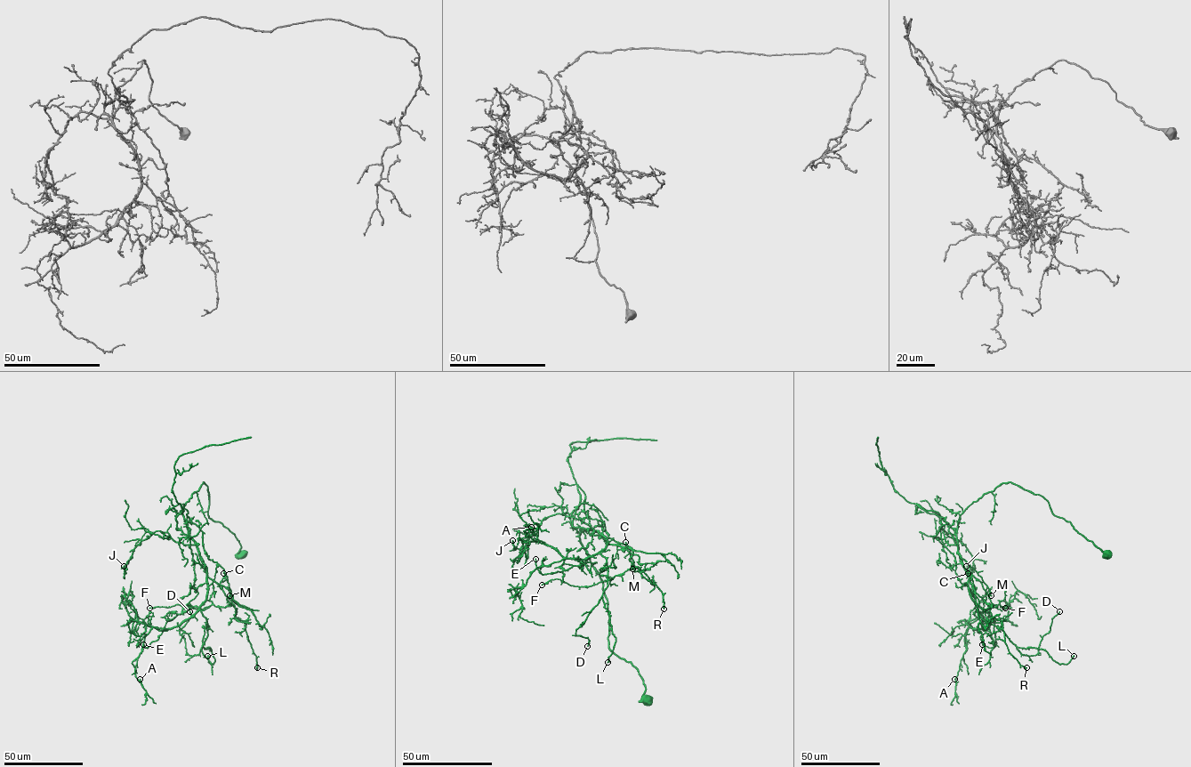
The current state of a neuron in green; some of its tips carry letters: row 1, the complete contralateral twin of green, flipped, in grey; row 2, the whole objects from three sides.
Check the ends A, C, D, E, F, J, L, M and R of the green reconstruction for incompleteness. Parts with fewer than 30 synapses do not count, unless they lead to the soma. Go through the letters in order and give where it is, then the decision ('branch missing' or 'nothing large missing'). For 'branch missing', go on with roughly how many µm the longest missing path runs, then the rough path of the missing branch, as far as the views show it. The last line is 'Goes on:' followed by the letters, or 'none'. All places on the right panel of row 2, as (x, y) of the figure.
A: place (954, 679); nothing large missing
C: place (968, 573); nothing large missing
D: place (1059, 611); nothing large missing
E: place (982, 644); nothing large missing
F: place (1005, 608); nothing large missing
J: place (966, 566); nothing large missing
L: place (1074, 656); nothing large missing
M: place (991, 595); nothing large missing
R: place (1026, 667); nothing large missing
Goes on: none

